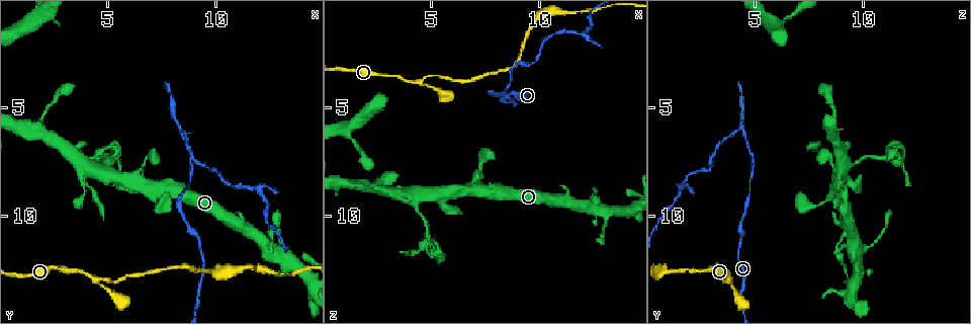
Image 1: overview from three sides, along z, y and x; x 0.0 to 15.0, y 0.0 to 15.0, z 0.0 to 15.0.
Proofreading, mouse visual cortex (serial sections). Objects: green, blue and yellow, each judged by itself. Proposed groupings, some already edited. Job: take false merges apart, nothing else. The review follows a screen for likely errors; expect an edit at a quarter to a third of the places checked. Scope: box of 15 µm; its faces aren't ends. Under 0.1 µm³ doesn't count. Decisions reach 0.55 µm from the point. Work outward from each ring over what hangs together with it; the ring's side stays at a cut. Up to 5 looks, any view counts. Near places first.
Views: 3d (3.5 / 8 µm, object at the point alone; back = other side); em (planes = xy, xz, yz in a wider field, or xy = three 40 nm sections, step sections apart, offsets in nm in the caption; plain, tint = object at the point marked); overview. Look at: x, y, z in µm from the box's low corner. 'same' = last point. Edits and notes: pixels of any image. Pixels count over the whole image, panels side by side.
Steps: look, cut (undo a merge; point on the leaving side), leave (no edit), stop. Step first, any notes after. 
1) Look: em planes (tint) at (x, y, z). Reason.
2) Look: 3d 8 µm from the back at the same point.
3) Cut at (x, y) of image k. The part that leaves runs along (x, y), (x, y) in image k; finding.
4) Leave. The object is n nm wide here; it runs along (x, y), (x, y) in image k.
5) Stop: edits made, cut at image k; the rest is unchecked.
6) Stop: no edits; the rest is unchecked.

Look: 3d 3.5 µm from the back at (5.2, 7.3, 11.9). Sharp bend.

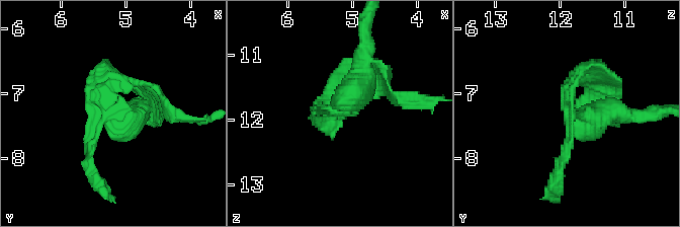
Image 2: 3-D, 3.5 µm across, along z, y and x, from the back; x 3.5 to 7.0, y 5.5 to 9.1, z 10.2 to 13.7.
Look: em xy step 5 (tint) at (5.30, 7.40, 11.85).

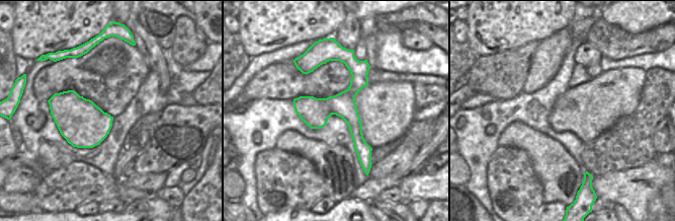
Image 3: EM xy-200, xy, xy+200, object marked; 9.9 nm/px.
Look: em xy step 3 (tint) at the same point. Cut it another way.

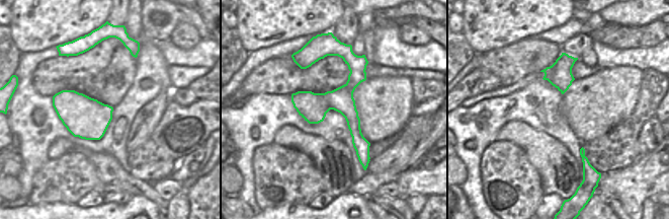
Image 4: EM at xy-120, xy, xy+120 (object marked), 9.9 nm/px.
Leave. It runs along (346, 57), (360, 154) in image 4; one cell here.

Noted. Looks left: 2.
Look: 3d 3.5 µm at (4.5, 12.9, 3.8). Branch point.

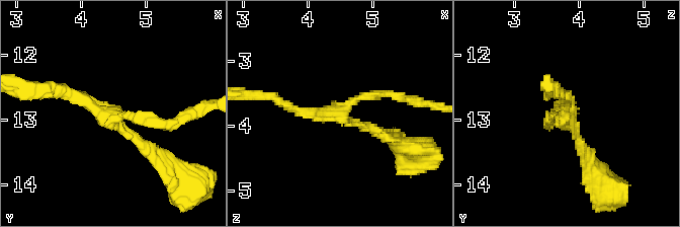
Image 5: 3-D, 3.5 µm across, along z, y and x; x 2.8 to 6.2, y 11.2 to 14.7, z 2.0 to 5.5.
Look: em xy step 1 (tint) at (4.50, 12.95, 3.75). 3 arms meet here; the arms are 150, 150, 200 nm wide; now the EM.

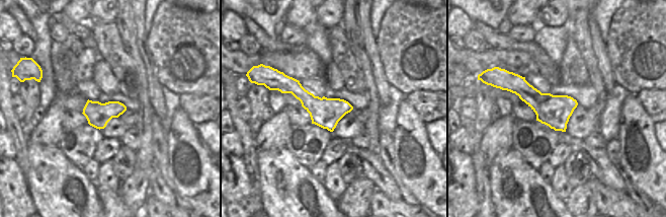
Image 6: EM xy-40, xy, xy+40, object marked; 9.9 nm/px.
Leave. It runs along (53, 87), (103, 116), (174, 122) in image 5; continuous, no second cell.

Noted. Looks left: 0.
Stop: no edits; the rest is unchecked.

